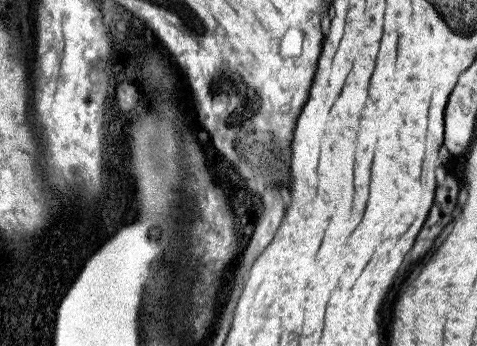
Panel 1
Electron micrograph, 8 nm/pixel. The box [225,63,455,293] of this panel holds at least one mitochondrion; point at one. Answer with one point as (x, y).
(275, 154)

